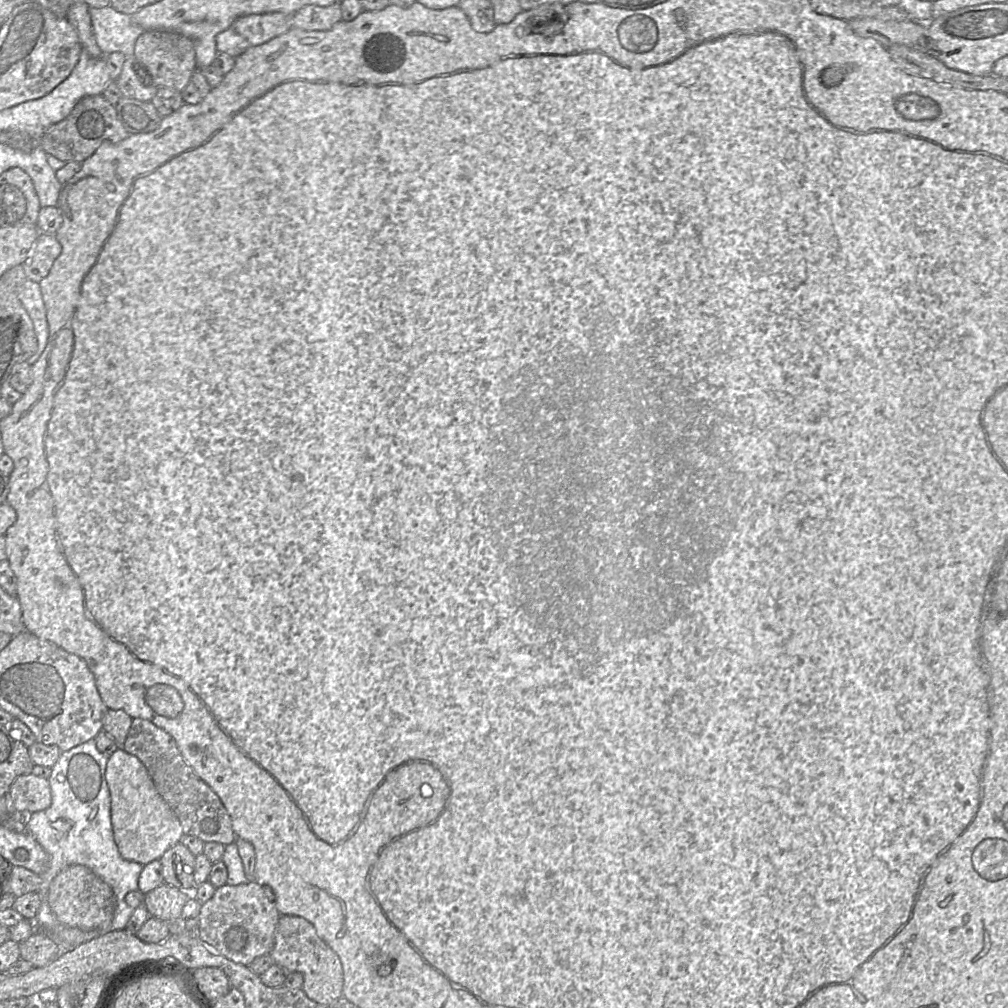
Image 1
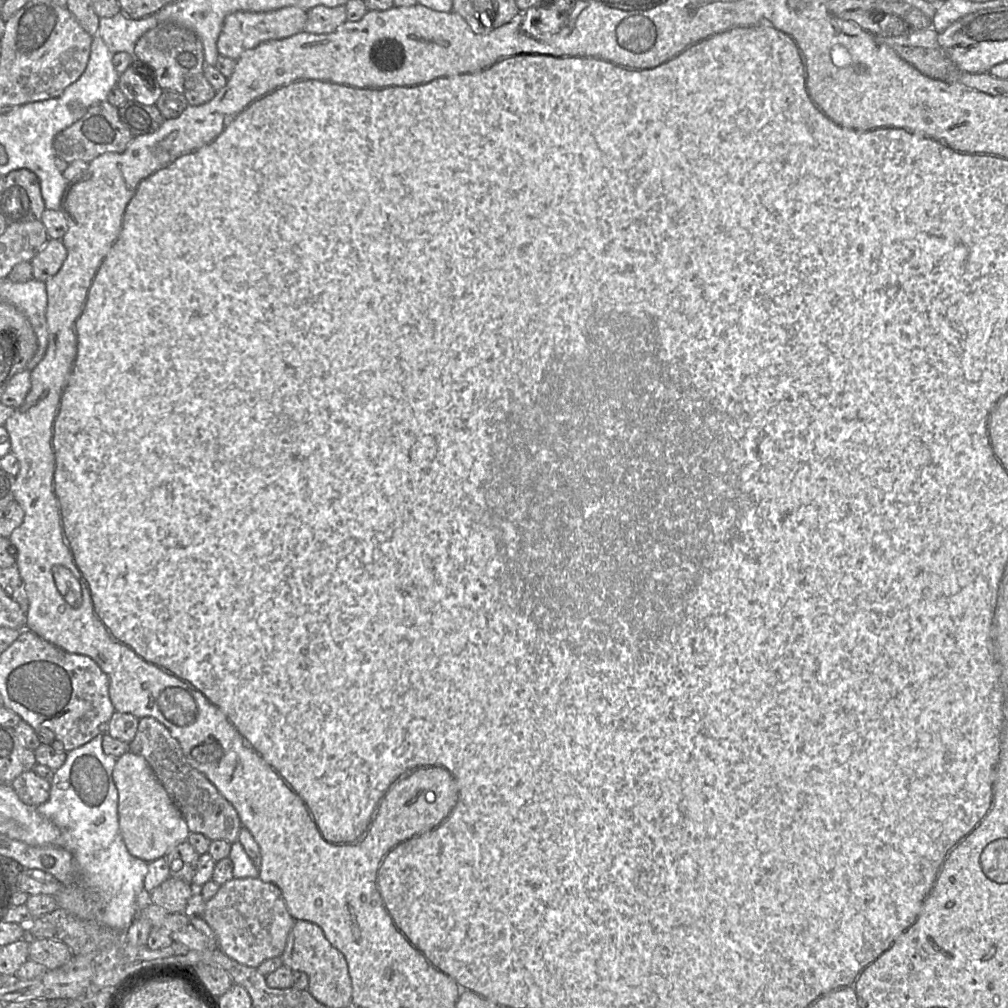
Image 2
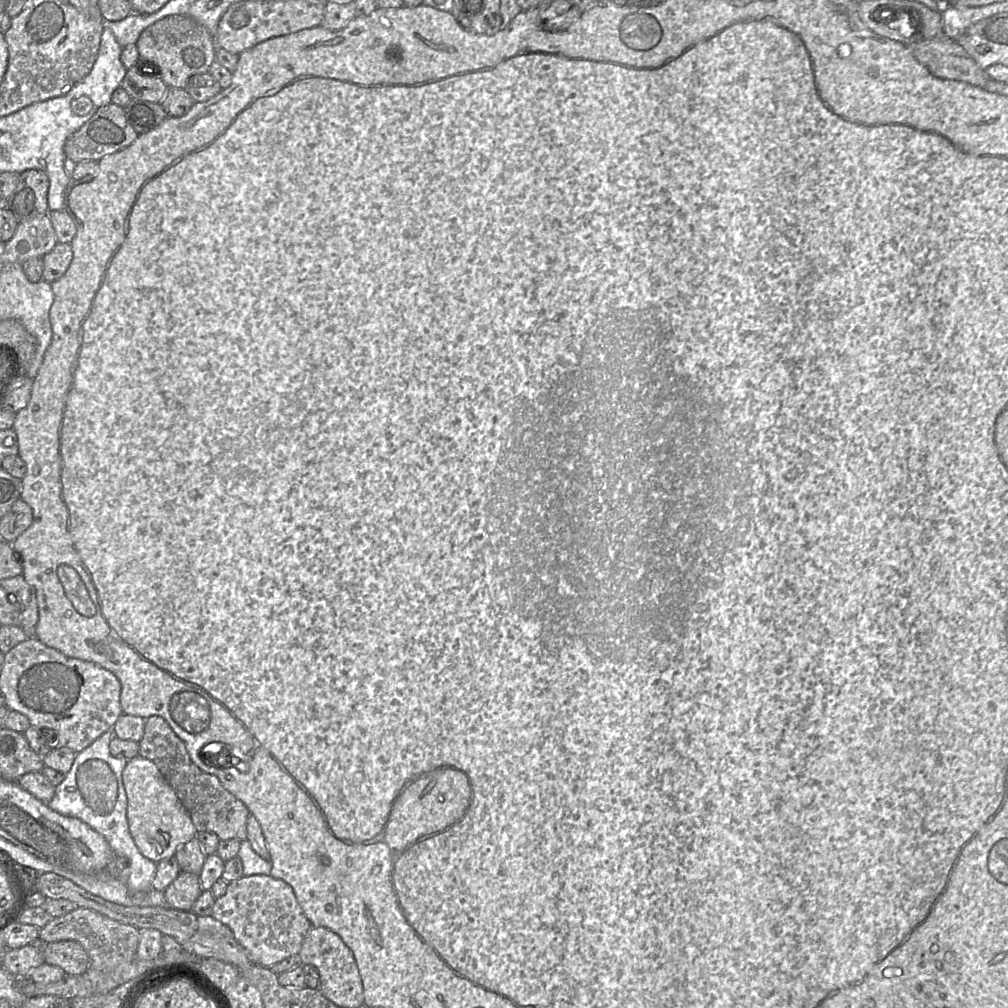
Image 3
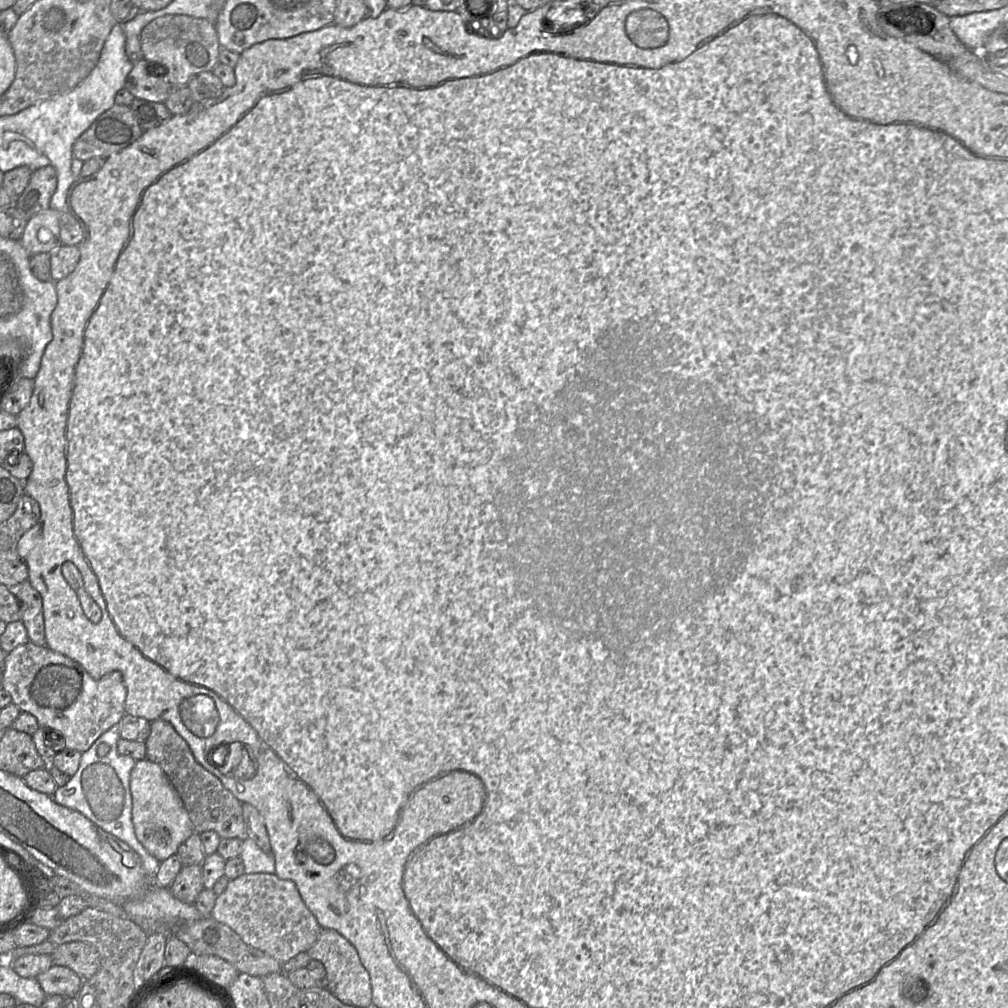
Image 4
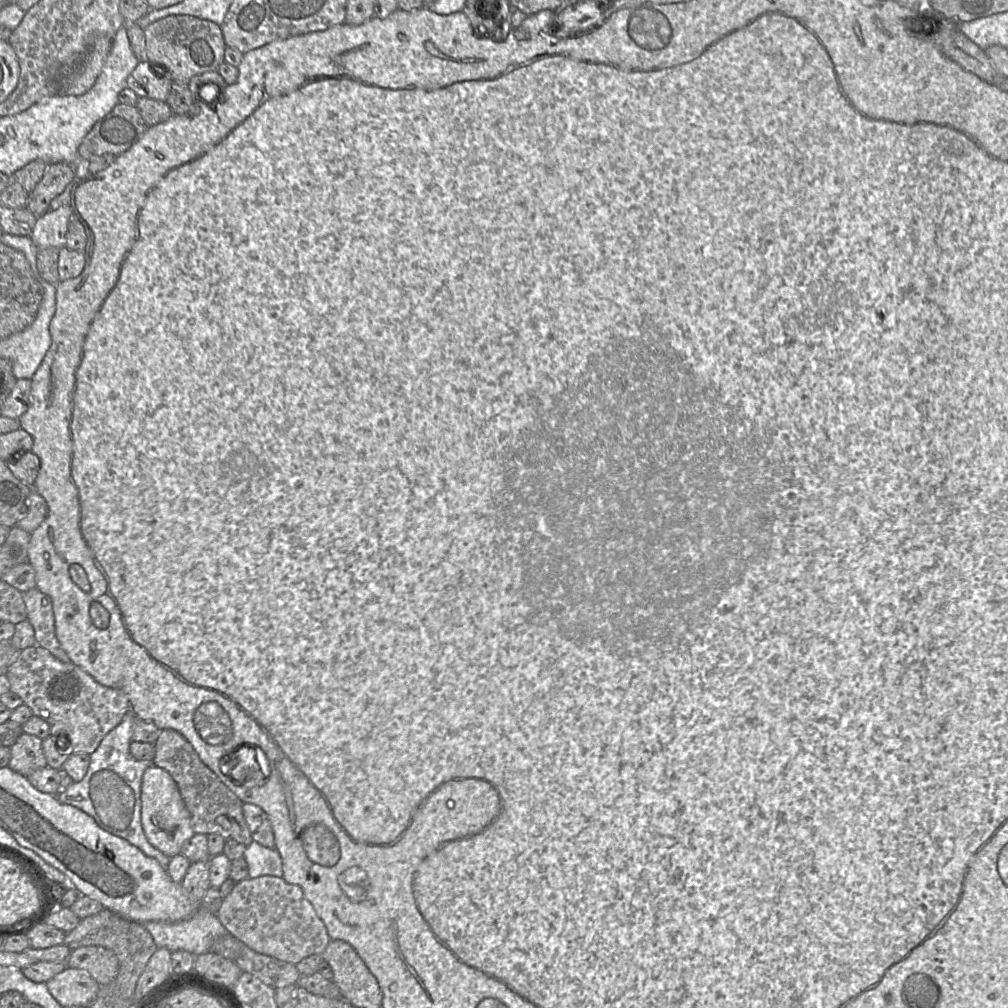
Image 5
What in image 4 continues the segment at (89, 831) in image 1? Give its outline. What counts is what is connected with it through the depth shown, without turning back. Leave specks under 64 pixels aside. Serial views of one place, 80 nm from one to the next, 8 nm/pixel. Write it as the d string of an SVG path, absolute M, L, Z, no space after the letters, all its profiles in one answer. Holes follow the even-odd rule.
M119 725L112 726L102 734L82 753L77 772L67 784L58 787L52 797L57 804L82 813L101 829L129 845L141 857L147 877L154 880L160 868L160 861L139 842L132 822L130 775L137 761L118 753L117 743L120 738Z

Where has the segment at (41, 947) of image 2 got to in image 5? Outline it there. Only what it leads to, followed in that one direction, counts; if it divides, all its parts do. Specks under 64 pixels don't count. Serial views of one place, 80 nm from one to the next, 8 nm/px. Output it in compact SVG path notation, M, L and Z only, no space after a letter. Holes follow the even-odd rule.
M82 946L71 951L67 967L86 970L99 984L112 982L119 972L115 953L101 946Z

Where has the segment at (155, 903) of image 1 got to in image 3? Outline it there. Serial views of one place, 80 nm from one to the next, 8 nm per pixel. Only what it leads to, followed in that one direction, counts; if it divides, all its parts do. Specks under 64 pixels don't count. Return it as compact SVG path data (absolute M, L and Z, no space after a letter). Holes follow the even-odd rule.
M181 871L163 893L169 907L191 911L201 891L199 874Z

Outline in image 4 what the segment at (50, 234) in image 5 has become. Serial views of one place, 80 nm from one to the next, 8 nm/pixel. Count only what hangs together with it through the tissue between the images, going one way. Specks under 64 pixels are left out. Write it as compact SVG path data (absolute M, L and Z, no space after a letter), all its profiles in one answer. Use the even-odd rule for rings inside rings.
M48 208L28 220L19 241L31 256L51 253L62 245L59 226L60 213L60 211Z

